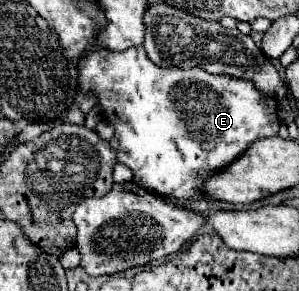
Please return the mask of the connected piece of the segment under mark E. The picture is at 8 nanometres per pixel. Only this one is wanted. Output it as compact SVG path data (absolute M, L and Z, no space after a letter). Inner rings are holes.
M130 47L122 53L110 49L92 49L80 59L78 69L80 89L94 91L98 95L98 105L102 107L104 119L116 129L116 137L120 141L118 163L130 167L134 177L142 179L160 195L192 201L202 199L204 181L208 175L226 169L232 165L232 161L244 155L244 151L256 139L274 137L280 129L278 101L260 93L252 79L212 75L204 69L160 69L146 57L142 47Z

